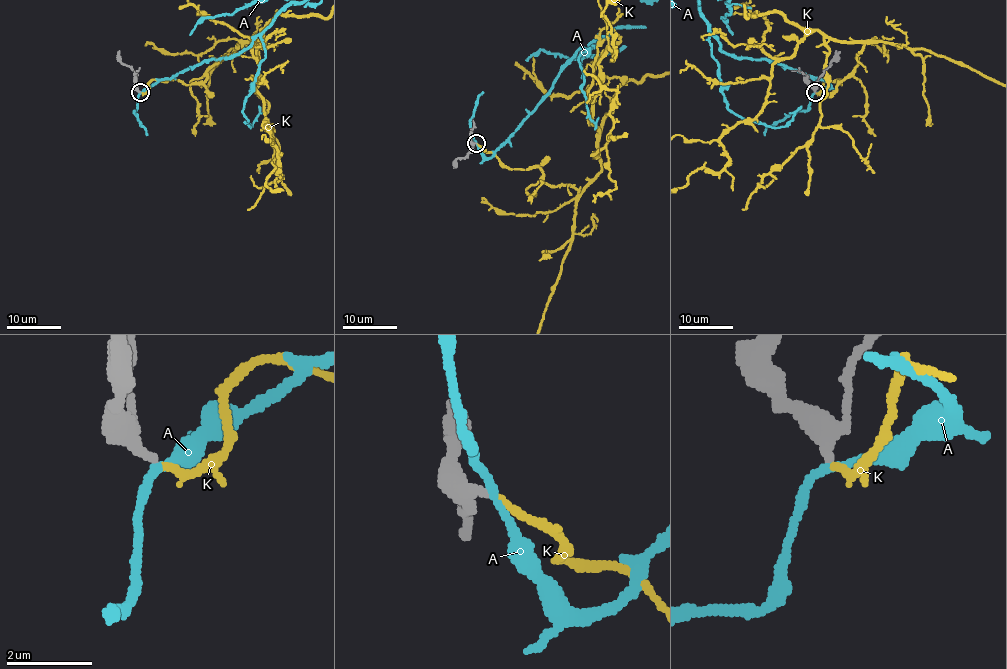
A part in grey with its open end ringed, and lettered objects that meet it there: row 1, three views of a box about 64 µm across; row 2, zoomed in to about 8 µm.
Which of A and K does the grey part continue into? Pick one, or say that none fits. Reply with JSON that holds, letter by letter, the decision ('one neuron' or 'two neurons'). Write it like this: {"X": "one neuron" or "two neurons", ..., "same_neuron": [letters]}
{"A": "two neurons", "K": "one neuron", "same_neuron": ["K"]}

